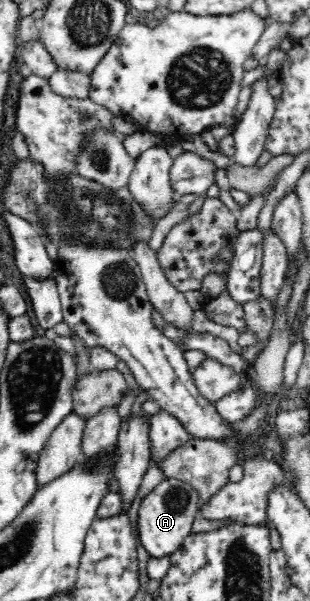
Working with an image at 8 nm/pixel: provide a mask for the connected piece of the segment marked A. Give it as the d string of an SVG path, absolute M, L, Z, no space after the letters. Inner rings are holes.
M169 478L162 481L142 499L137 510L136 531L140 545L150 557L170 557L191 534L192 521L201 506L198 492L188 482Z

